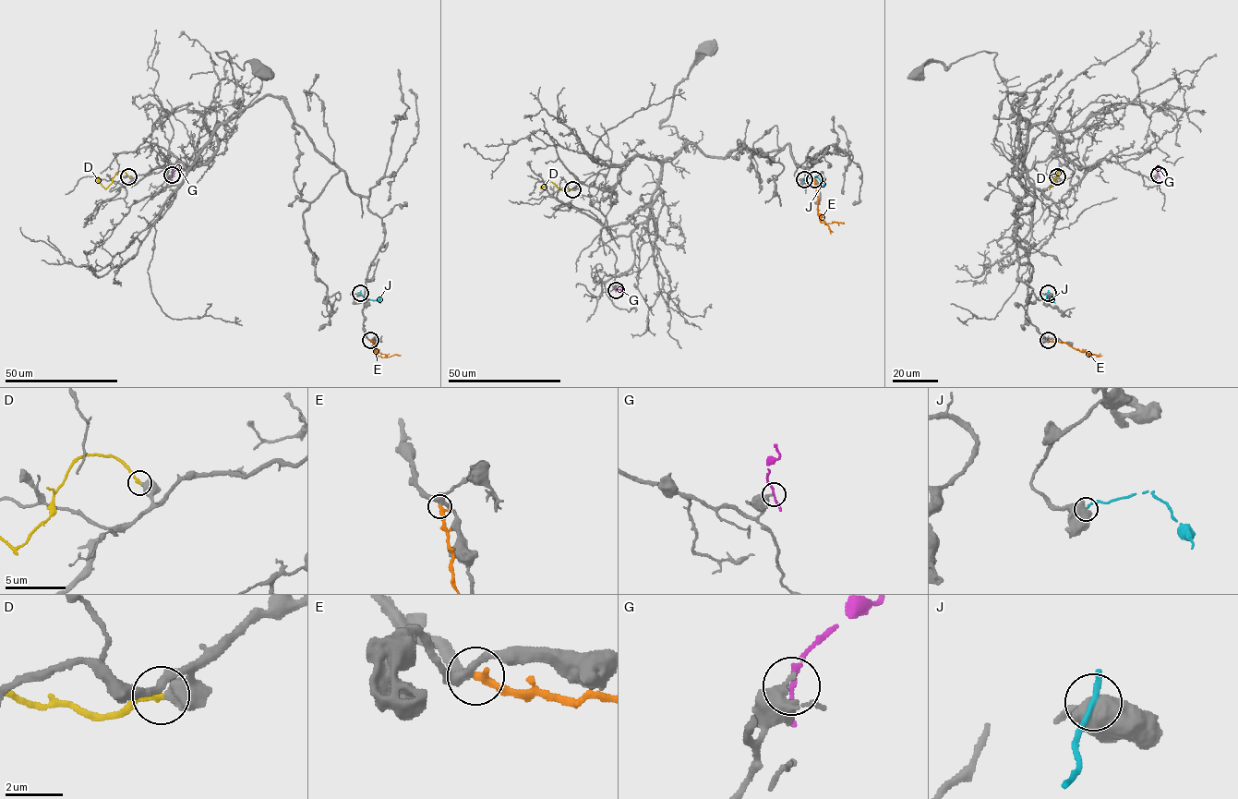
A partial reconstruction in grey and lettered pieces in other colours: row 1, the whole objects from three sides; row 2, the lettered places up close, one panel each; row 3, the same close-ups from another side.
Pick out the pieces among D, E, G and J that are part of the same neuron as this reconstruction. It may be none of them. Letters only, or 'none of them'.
D

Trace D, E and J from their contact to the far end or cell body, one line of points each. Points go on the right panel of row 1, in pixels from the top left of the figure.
D: (1057, 176), (1050, 188), (1056, 176)
E: (1048, 340), (1065, 343), (1090, 356)
J: (1048, 293), (1044, 300), (1055, 303)

